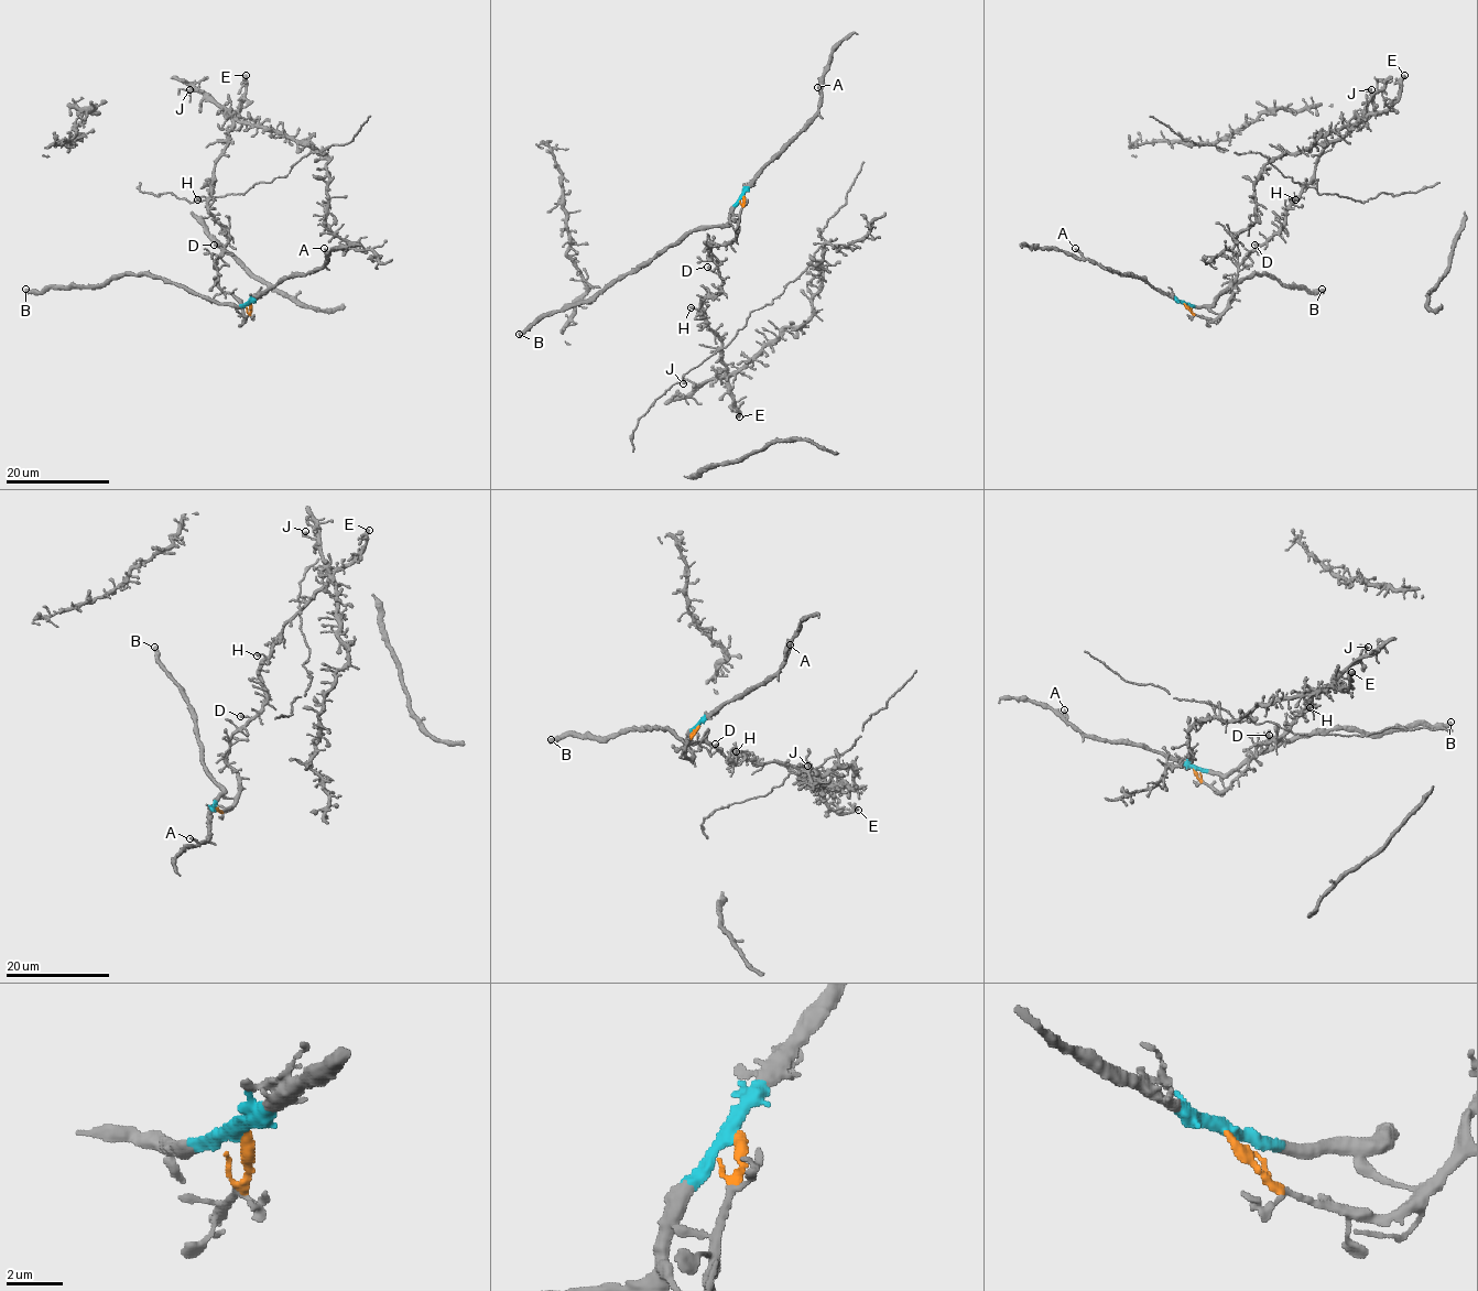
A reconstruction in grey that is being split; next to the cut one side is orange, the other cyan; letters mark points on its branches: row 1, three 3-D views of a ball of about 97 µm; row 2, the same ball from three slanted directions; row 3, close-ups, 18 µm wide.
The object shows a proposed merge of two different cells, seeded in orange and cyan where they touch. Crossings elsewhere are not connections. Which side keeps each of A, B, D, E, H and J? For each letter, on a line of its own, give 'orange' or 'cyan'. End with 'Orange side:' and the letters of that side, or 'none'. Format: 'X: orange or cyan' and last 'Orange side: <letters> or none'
A: cyan
B: cyan
D: orange
E: orange
H: orange
J: orange
Orange side: D, E, H, J

